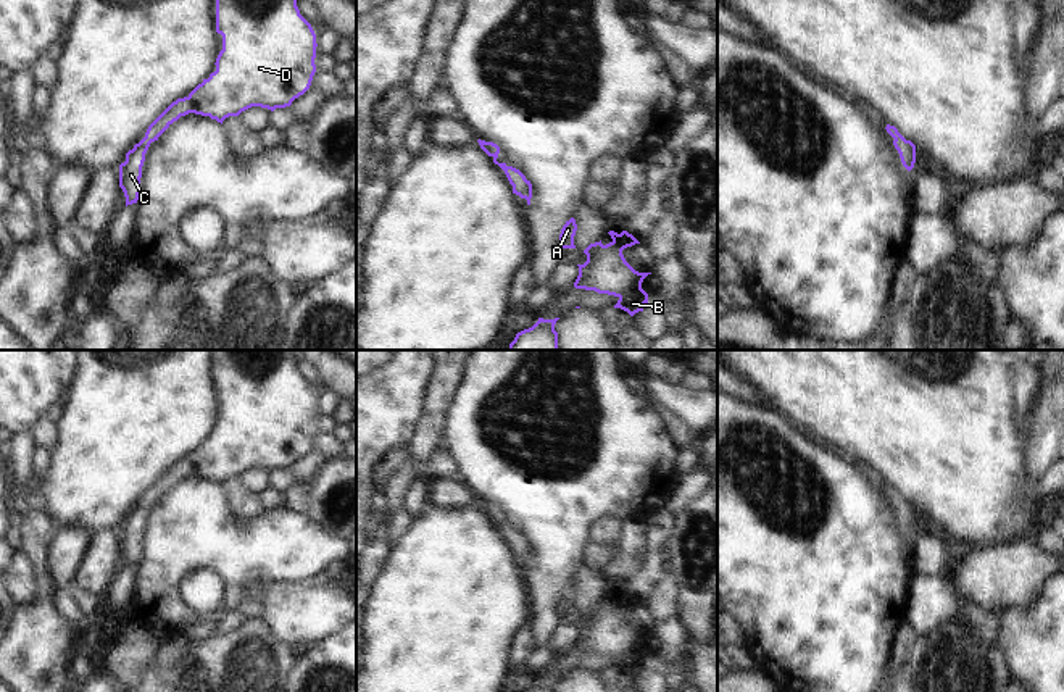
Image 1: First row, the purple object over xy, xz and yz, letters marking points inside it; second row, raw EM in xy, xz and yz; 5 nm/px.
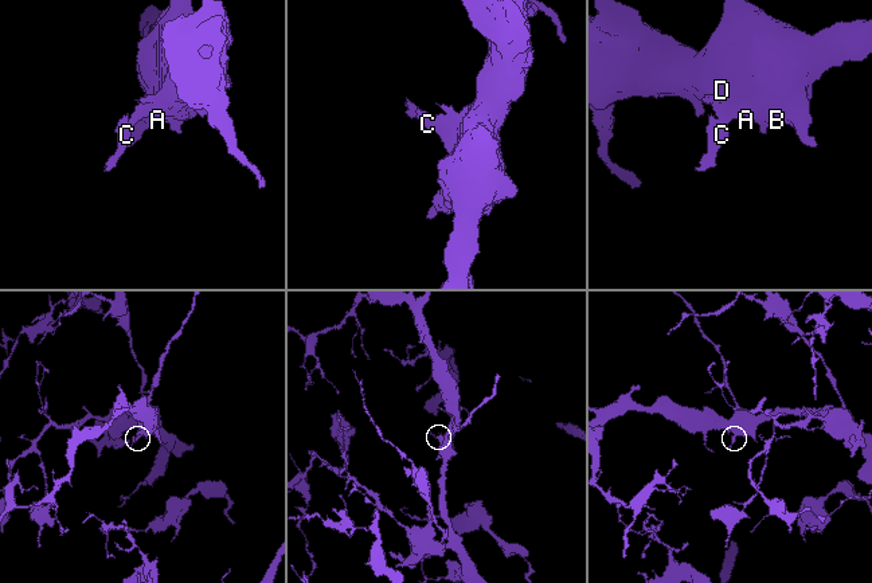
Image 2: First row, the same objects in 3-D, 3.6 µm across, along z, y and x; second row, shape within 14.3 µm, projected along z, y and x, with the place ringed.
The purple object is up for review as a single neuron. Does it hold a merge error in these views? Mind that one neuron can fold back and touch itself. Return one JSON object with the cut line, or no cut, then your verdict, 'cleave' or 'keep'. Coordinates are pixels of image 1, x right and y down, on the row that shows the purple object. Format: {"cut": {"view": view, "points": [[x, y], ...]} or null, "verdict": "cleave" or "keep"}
{"cut": null, "verdict": "keep"}

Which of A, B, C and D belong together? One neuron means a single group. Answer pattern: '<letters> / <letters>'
A B C D

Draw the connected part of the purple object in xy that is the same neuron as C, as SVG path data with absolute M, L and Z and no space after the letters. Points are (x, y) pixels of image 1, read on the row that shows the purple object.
M216 0L216 32L222 35L222 50L214 63L216 71L187 97L172 102L119 165L119 187L124 192L126 206L139 200L142 166L150 144L181 116L195 113L222 124L226 118L239 116L251 106L271 111L290 106L310 89L316 73L318 44L311 24L300 15L297 0Z

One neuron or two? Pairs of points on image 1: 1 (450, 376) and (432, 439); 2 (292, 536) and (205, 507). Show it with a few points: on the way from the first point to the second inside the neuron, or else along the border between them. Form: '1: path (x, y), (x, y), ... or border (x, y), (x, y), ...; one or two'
1: path (439, 392), (432, 423); one
2: path (268, 537), (228, 537), (221, 531); one

